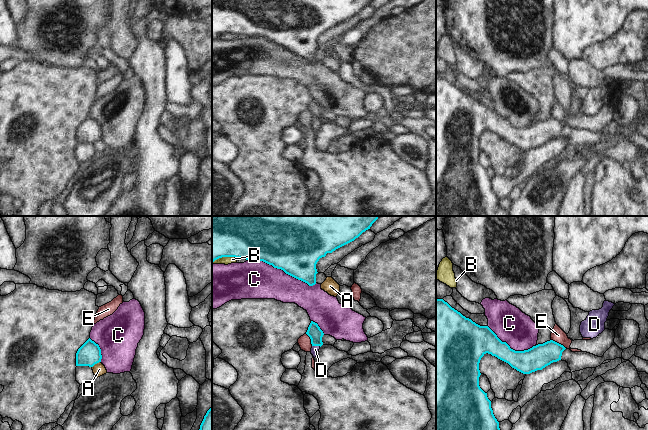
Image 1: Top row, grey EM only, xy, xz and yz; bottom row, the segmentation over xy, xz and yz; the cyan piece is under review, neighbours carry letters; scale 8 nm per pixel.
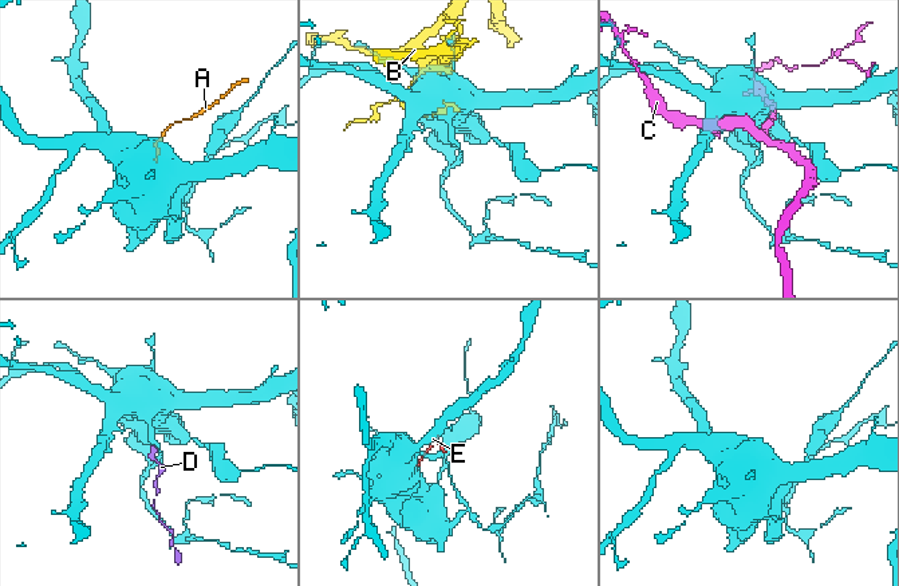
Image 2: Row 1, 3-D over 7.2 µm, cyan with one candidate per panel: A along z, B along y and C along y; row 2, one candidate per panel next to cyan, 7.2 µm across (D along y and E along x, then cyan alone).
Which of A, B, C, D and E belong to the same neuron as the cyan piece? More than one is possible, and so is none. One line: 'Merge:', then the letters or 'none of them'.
Merge: D

